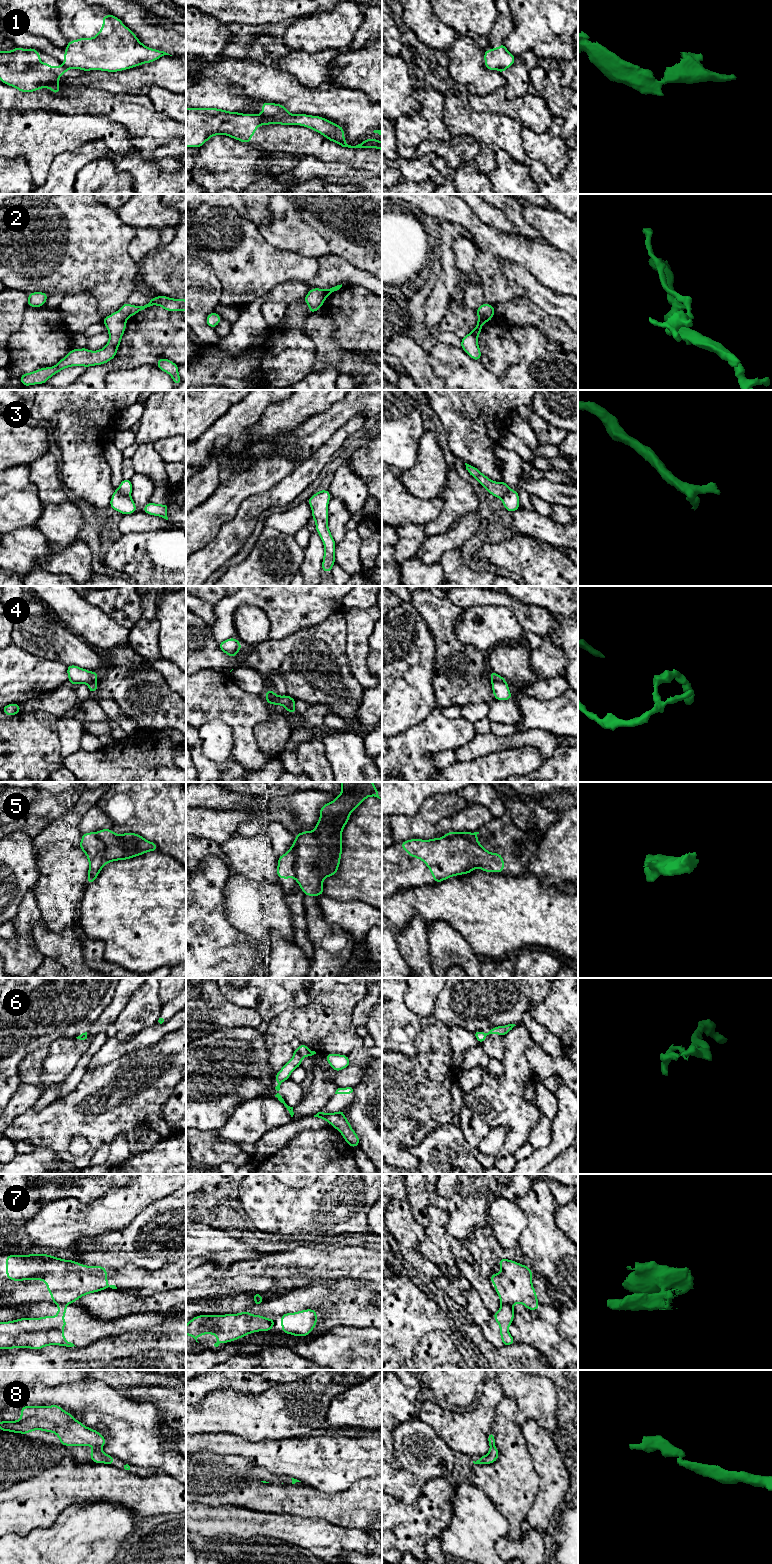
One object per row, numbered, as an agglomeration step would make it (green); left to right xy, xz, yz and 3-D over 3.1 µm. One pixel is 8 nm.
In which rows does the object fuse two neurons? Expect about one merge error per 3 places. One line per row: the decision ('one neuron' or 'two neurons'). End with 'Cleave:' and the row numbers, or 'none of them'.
1: two neurons
2: one neuron
3: two neurons
4: one neuron
5: two neurons
6: one neuron
7: two neurons
8: one neuron
Cleave: 1, 3, 5, 7

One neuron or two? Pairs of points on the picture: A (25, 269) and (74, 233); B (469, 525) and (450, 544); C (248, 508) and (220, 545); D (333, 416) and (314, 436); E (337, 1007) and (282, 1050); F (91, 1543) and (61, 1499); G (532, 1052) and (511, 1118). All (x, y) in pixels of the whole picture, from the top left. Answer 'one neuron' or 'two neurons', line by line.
A: one neuron
B: one neuron
C: one neuron
D: one neuron
E: two neurons
F: two neurons
G: two neurons

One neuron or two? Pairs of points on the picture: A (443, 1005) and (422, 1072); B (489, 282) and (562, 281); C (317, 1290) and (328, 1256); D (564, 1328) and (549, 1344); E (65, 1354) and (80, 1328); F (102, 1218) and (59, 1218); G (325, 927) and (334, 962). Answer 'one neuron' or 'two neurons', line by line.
A: two neurons
B: one neuron
C: two neurons
D: two neurons
E: two neurons
F: one neuron
G: one neuron

